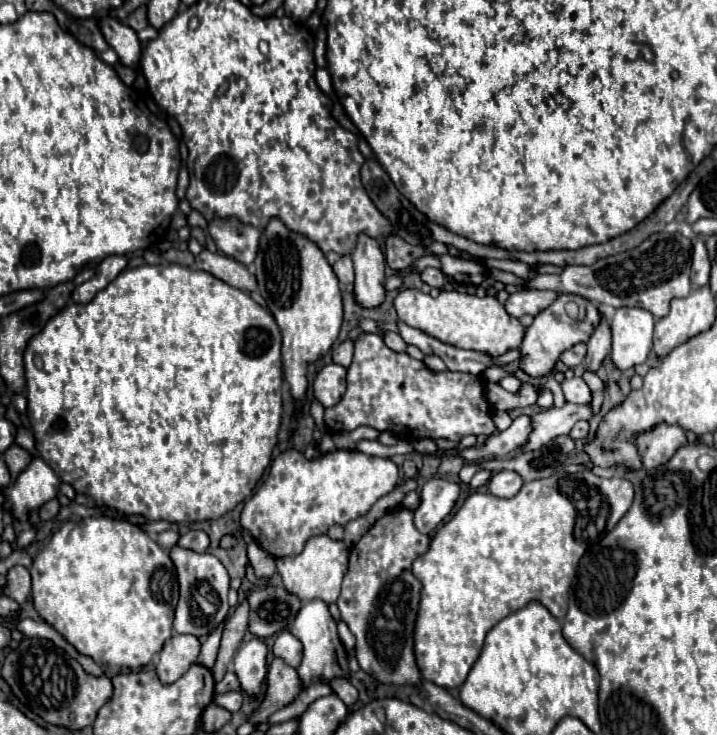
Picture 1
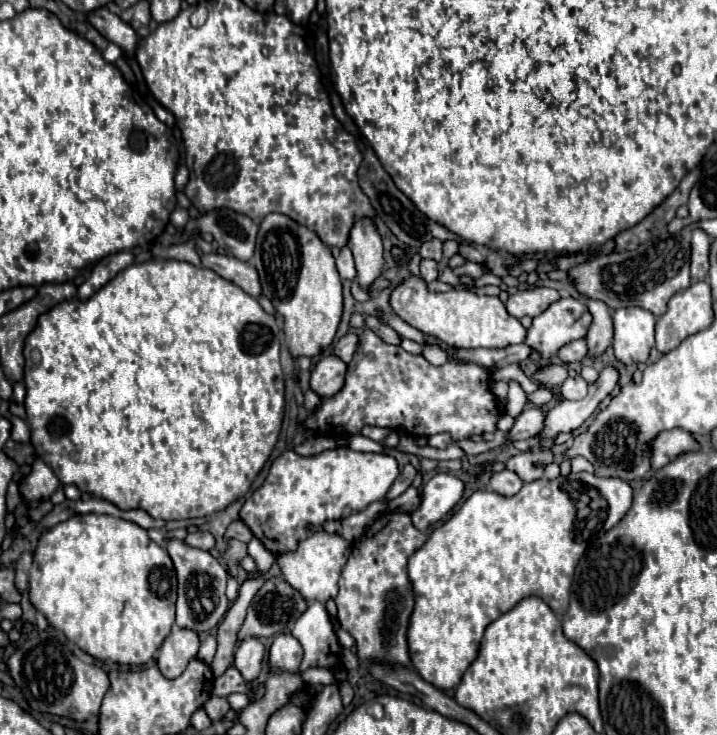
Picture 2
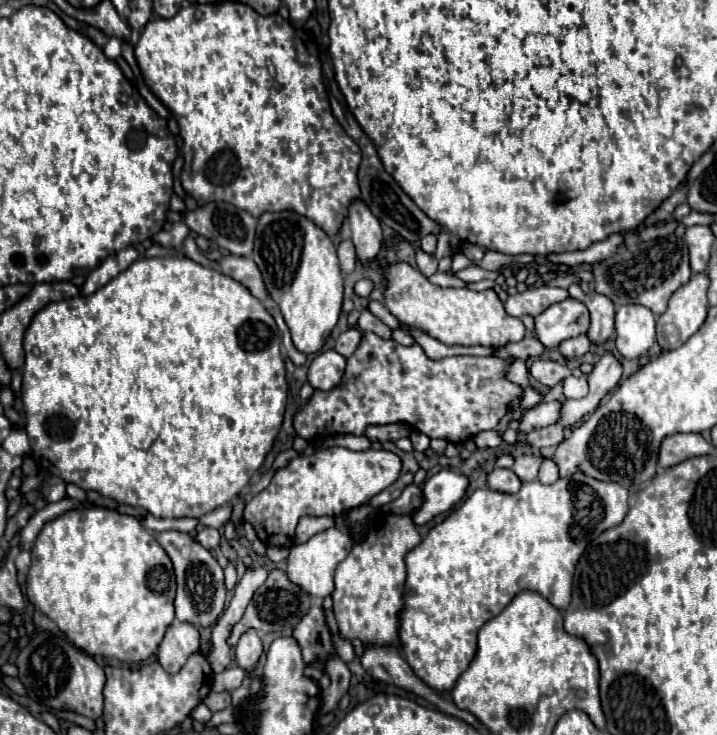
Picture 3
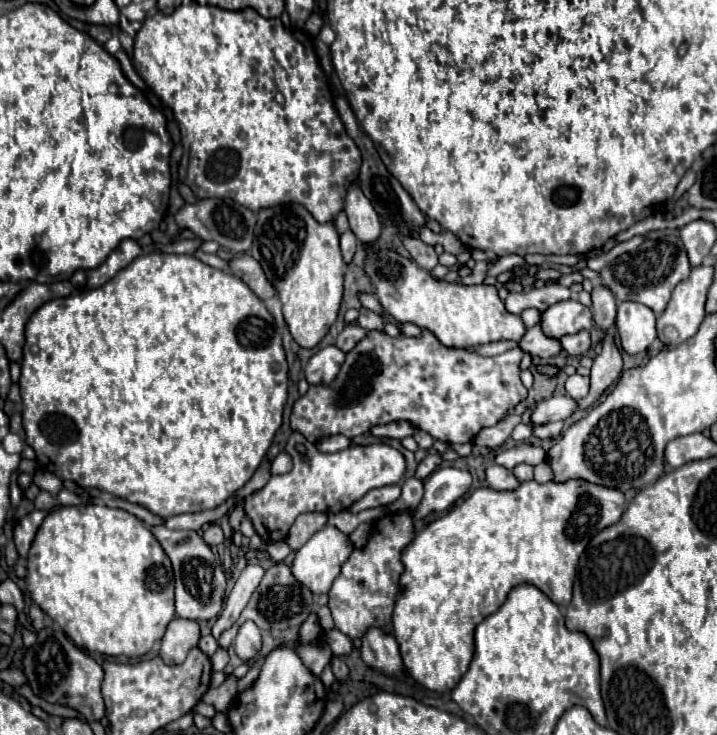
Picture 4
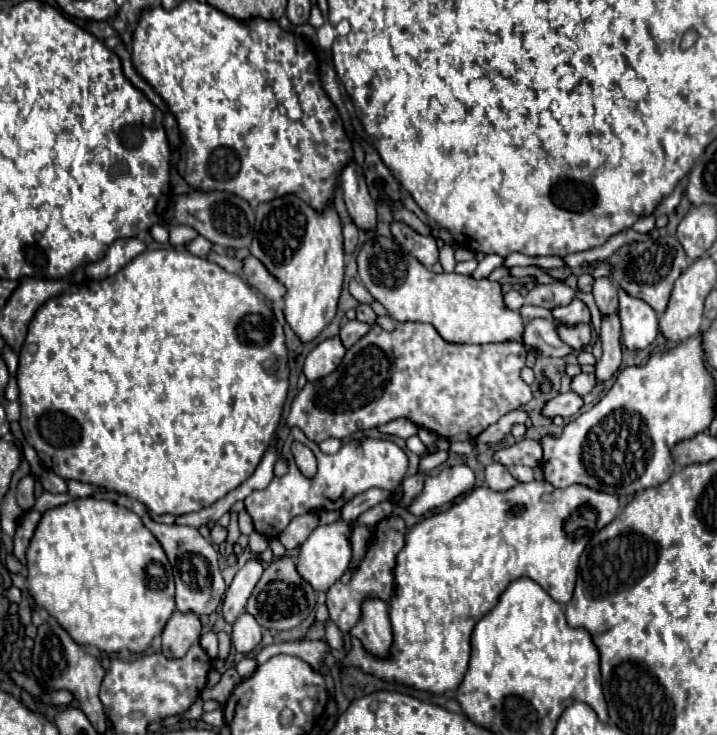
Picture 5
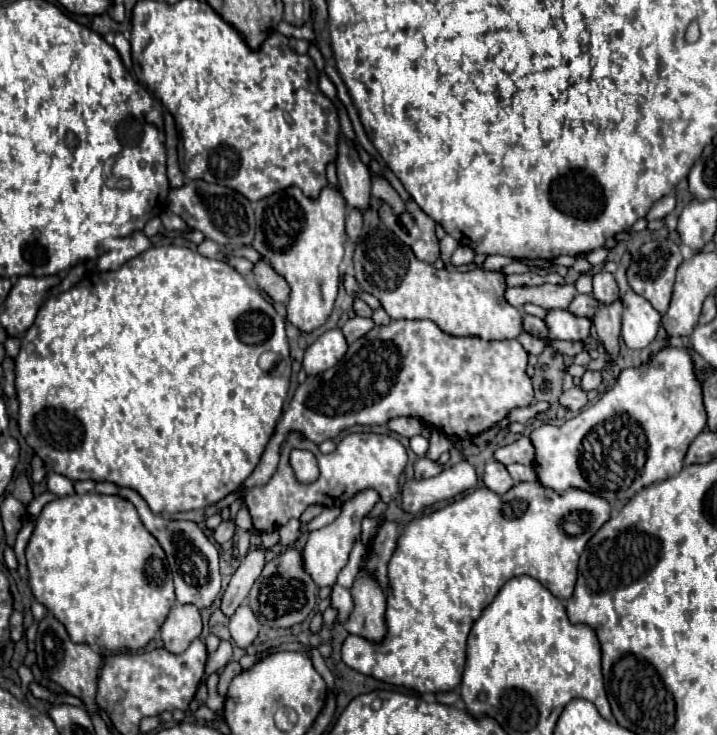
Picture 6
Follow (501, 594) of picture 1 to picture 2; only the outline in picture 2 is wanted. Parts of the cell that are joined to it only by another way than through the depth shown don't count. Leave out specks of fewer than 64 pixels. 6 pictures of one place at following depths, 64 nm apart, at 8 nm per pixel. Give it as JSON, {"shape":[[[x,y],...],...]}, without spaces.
{"shape":[[[578,472],[578,474],[568,474],[568,476],[558,476],[554,480],[546,480],[546,478],[540,478],[540,480],[534,480],[530,484],[524,484],[522,490],[512,496],[512,498],[506,498],[506,496],[500,496],[500,494],[494,494],[494,492],[488,492],[488,490],[478,490],[474,492],[464,504],[462,508],[452,514],[450,520],[446,520],[440,528],[436,528],[428,542],[410,556],[410,562],[408,562],[408,576],[414,584],[414,594],[416,594],[416,606],[414,606],[414,612],[412,612],[412,618],[410,618],[410,630],[408,630],[408,646],[410,646],[410,658],[412,658],[412,664],[414,668],[418,670],[418,674],[434,684],[436,688],[440,690],[452,690],[460,684],[464,672],[468,670],[468,666],[476,660],[478,656],[478,650],[480,650],[480,640],[484,636],[484,630],[488,628],[488,624],[492,624],[494,620],[498,620],[502,614],[510,612],[520,600],[528,598],[528,596],[538,596],[542,598],[554,614],[562,616],[566,610],[568,610],[570,589],[572,586],[574,568],[578,564],[578,560],[582,558],[584,550],[588,548],[590,540],[602,532],[608,532],[610,528],[614,528],[622,516],[628,512],[628,508],[632,506],[632,488],[626,480],[622,478],[598,478],[594,474],[588,474],[588,472]]]}

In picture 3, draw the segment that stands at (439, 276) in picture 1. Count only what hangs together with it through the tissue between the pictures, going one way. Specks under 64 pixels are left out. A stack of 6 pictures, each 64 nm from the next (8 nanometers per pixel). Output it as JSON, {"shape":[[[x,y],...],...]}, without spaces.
{"shape":[[[420,248],[416,250],[416,262],[418,262],[418,270],[420,270],[426,278],[430,278],[432,274],[436,274],[436,270],[438,270],[438,260],[436,260],[436,256],[430,256],[430,254],[422,252]]]}

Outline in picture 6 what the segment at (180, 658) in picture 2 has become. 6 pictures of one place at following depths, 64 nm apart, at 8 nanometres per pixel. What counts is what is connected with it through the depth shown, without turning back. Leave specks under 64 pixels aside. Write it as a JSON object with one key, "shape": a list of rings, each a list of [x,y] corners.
{"shape":[[[174,606],[162,624],[164,648],[172,654],[182,654],[192,640],[202,632],[200,610],[196,606]]]}

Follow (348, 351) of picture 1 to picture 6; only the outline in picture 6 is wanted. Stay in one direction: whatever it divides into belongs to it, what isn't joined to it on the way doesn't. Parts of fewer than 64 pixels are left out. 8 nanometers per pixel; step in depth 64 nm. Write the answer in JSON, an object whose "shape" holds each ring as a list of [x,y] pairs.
{"shape":[[[352,318],[352,320],[346,320],[346,324],[342,326],[342,334],[344,334],[344,338],[346,338],[346,342],[348,344],[352,344],[352,342],[356,342],[358,338],[362,338],[368,330],[372,330],[374,328],[374,322],[372,322],[372,318]]]}

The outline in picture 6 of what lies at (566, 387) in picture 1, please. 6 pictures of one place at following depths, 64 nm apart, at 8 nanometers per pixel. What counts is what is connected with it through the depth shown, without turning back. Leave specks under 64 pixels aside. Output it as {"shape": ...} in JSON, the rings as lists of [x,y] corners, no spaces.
{"shape":[[[586,370],[584,376],[580,378],[578,386],[580,386],[584,392],[590,392],[590,390],[598,388],[600,382],[602,382],[602,374],[600,374],[600,372],[590,372],[590,370]]]}

